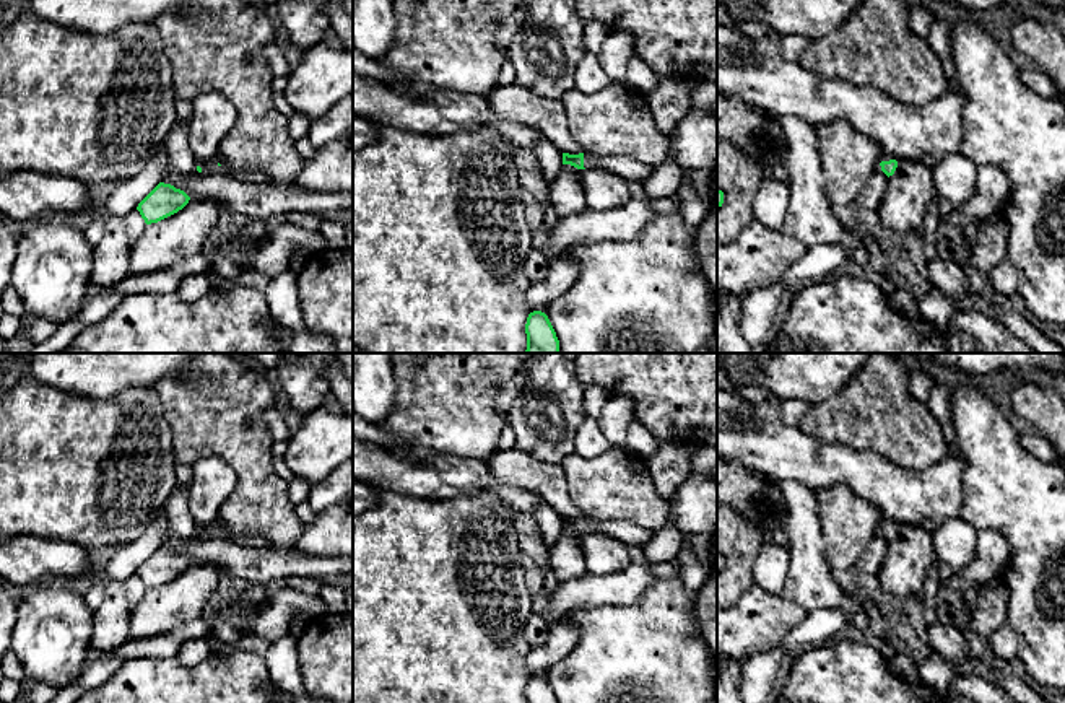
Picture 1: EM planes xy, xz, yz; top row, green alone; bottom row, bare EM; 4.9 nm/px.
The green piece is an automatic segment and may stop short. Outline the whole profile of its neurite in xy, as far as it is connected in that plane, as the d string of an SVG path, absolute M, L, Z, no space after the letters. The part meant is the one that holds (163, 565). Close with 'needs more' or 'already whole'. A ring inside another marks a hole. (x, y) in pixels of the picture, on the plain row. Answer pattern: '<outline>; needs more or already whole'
M159 547L137 571L146 589L158 587L189 568L190 561L171 548Z; already whole

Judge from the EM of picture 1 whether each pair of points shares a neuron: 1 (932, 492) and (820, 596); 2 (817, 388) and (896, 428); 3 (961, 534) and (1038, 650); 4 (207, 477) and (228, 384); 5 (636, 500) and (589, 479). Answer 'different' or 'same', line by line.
1: different
2: different
3: different
4: different
5: same

